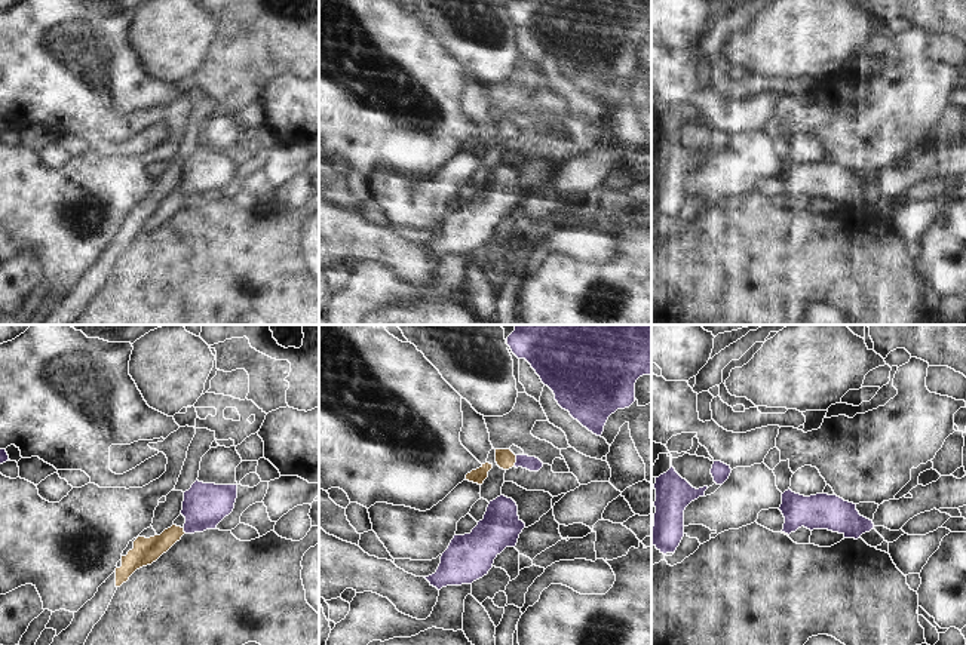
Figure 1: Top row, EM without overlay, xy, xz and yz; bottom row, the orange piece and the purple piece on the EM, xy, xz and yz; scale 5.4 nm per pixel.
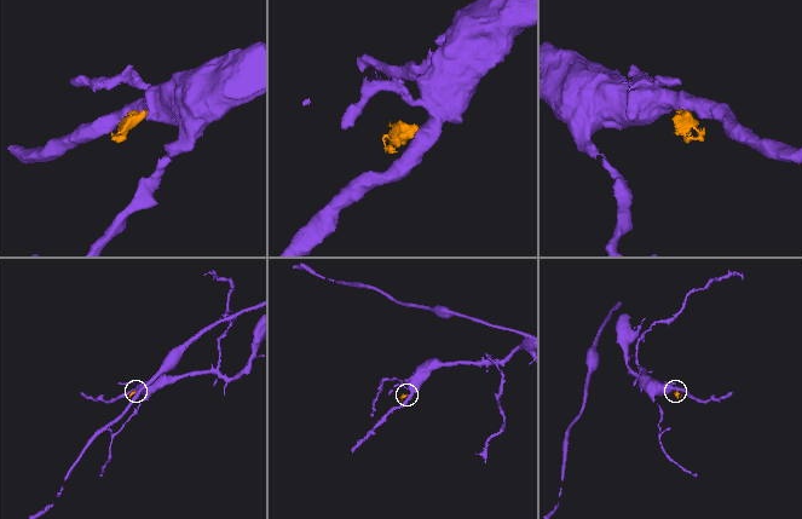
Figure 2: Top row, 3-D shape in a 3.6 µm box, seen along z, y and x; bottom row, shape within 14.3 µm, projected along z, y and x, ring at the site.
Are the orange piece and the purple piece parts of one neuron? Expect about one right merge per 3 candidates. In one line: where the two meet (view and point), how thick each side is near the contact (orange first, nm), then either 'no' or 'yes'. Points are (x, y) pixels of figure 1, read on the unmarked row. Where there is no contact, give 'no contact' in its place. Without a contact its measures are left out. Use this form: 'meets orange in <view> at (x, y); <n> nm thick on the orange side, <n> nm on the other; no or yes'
meets orange in xz at (515, 129); 110 nm thick on the orange side, 80 nm on the other; no

